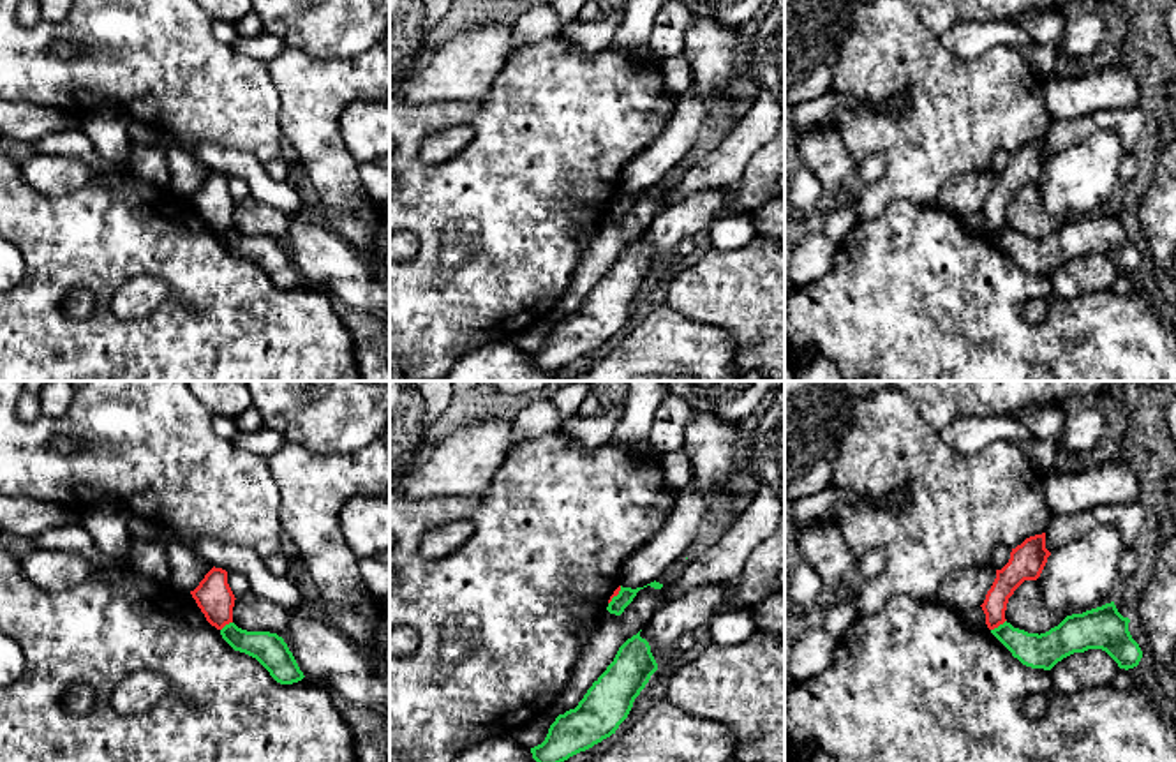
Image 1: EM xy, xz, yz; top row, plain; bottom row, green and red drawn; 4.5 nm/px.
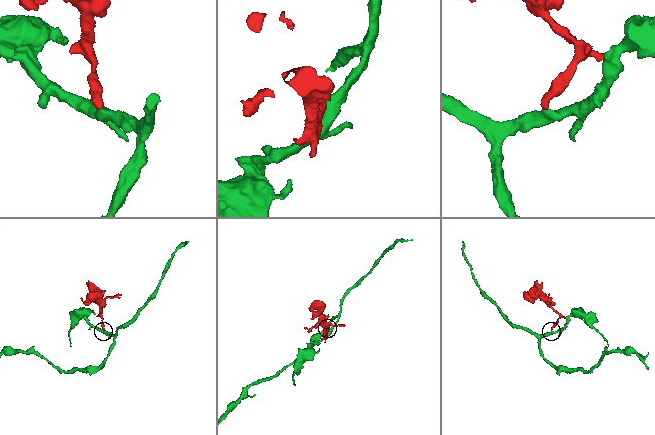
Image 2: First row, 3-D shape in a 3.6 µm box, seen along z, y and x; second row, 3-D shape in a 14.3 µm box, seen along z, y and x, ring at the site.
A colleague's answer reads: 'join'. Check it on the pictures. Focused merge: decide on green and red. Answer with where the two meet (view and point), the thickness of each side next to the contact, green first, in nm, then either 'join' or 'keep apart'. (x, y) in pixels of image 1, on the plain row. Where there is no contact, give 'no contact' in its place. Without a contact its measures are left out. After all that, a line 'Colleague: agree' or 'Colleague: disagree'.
yz (1000, 230) | 160/110 nm | keep apart
Colleague: disagree

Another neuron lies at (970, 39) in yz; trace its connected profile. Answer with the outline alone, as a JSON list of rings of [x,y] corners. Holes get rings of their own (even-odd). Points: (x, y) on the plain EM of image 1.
[[[963,21],[949,26],[938,39],[961,60],[979,58],[994,46],[1037,44],[1026,30],[1009,21]]]

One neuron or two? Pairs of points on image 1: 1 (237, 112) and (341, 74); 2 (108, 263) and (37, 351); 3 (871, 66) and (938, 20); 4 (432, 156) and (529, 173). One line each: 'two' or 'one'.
1: two
2: one
3: two
4: two

